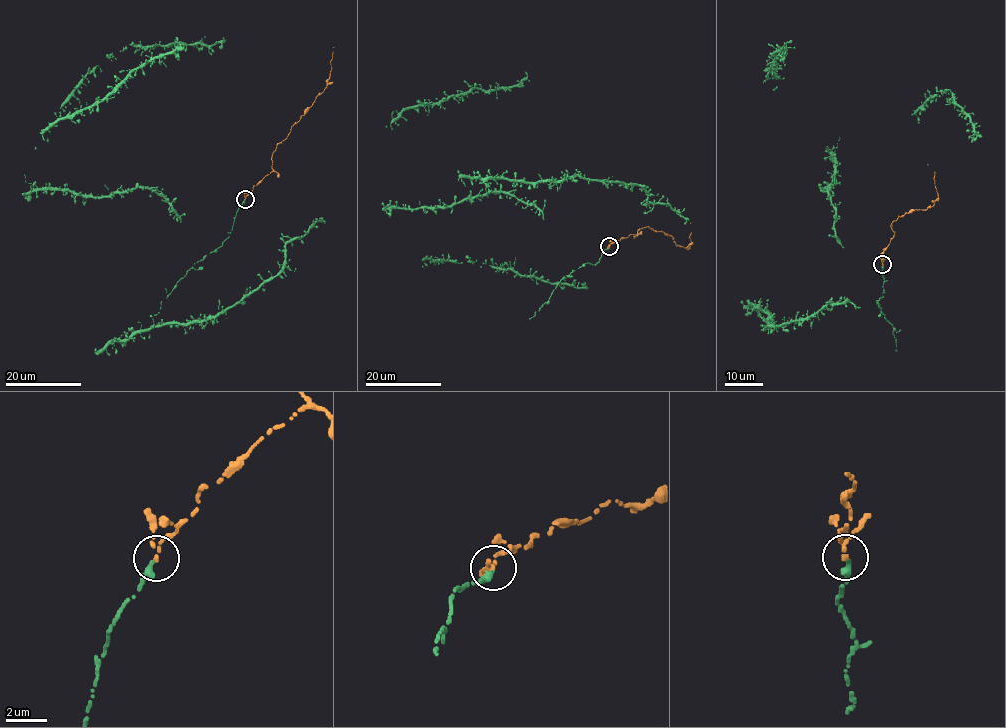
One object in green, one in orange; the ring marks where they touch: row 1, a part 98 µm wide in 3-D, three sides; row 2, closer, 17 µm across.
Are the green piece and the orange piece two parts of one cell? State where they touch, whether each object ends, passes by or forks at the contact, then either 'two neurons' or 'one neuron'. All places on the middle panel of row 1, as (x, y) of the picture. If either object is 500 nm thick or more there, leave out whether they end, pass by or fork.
(609, 246) | green ends | orange passes by | one neuron

